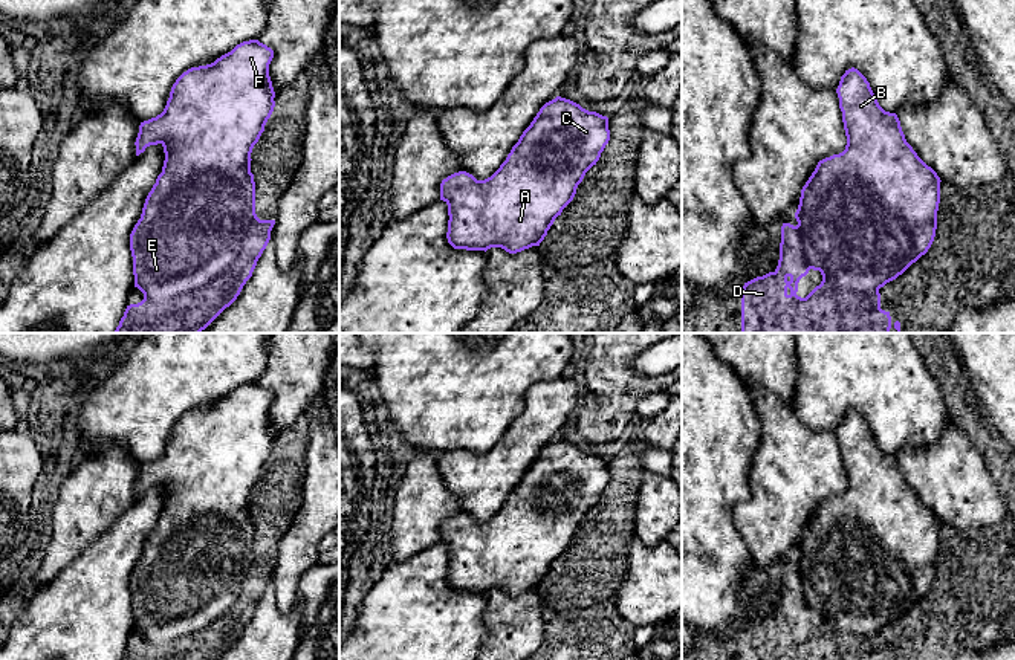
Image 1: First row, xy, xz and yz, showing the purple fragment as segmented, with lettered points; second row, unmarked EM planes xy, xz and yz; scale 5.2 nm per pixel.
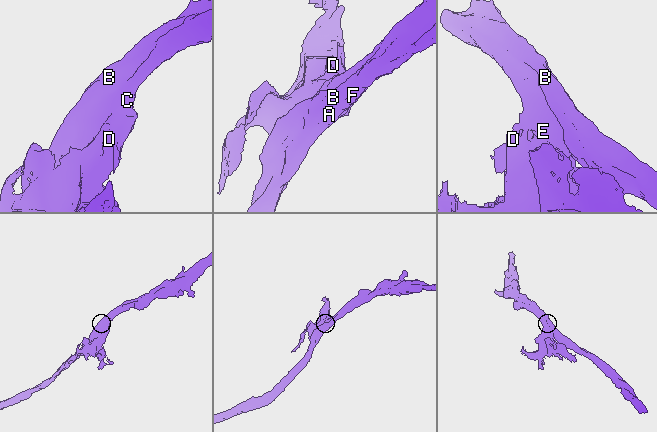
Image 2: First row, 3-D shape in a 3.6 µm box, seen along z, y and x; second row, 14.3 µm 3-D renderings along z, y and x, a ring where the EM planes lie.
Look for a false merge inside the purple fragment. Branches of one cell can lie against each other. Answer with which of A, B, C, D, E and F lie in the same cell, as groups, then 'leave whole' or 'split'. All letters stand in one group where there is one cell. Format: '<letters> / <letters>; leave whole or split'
A B C D E F; leave whole

